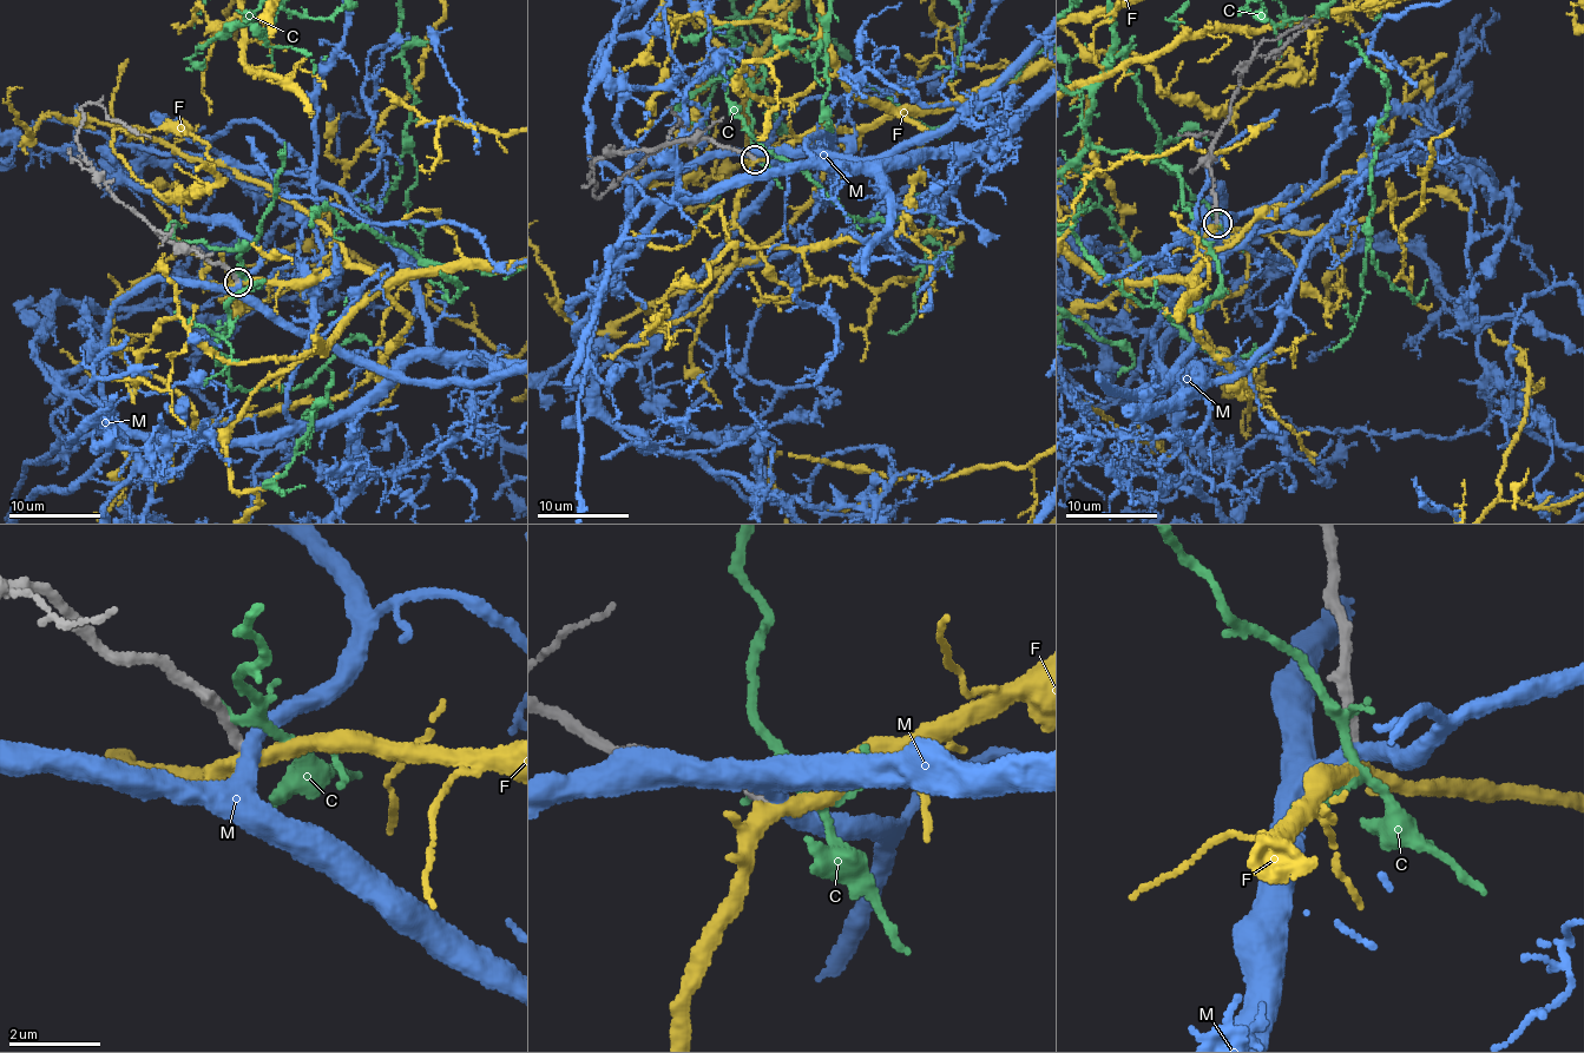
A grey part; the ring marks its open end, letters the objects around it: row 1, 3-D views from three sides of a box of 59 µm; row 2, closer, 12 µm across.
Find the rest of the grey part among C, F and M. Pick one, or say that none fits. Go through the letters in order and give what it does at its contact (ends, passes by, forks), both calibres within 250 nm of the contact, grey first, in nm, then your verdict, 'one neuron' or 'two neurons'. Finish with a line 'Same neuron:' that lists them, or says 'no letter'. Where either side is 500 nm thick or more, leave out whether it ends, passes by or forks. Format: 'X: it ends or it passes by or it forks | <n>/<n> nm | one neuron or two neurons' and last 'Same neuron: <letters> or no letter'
C: it forks | 360/150 nm | two neurons
F: it forks | 240/280 nm | one neuron
M: it passes by | 260/360 nm | two neurons
Same neuron: F

